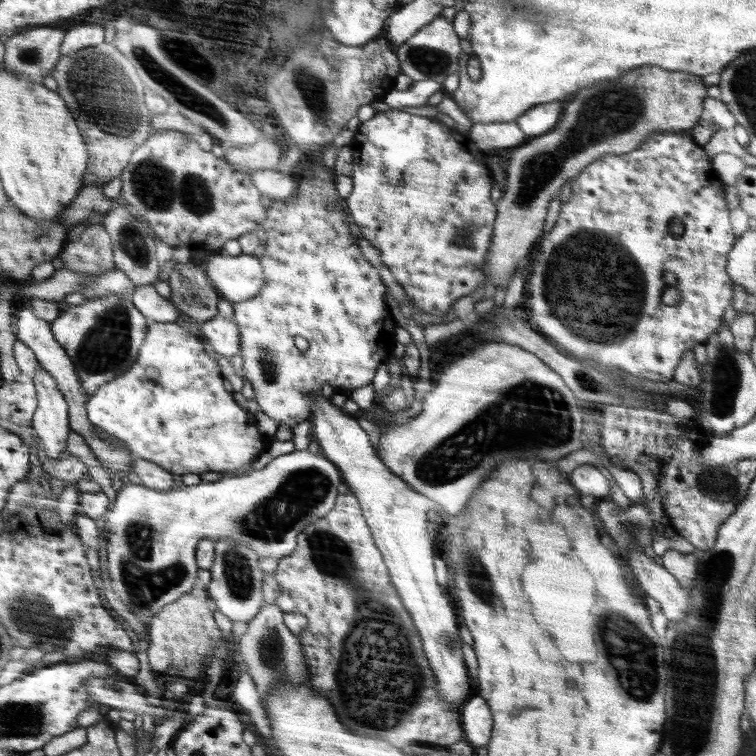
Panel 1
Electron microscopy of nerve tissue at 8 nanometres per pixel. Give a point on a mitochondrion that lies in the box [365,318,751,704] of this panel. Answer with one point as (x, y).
(536, 415)

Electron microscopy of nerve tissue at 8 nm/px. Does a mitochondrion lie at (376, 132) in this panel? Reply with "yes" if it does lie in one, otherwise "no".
no

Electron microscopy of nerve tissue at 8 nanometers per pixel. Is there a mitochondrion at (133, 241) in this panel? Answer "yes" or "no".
yes

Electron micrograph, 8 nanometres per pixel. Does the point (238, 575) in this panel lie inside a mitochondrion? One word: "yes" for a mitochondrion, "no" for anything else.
yes

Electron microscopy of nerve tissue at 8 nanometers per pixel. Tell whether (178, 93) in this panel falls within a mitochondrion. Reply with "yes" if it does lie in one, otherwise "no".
yes

